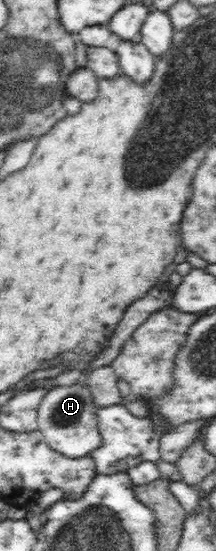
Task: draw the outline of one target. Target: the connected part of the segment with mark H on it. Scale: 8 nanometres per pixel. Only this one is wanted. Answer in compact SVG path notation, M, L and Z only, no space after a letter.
M86 381L57 385L46 391L37 408L38 430L45 436L50 449L66 457L79 458L91 454L102 444L97 423L97 406L91 387Z

